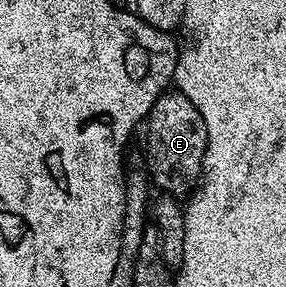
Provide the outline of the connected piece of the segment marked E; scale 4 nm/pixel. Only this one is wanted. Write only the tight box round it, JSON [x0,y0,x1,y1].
[147,91,208,199]

